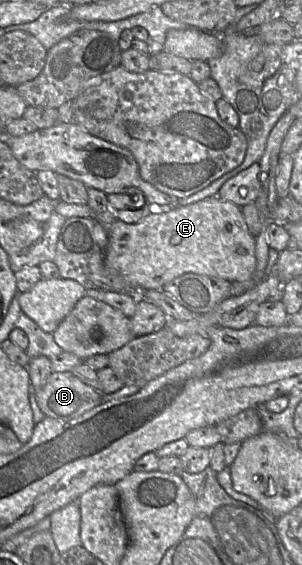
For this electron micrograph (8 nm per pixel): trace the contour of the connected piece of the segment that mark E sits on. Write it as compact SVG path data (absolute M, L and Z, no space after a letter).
M218 195L168 211L152 211L141 221L131 224L115 220L108 228L105 250L106 264L117 270L127 281L139 289L159 289L169 281L186 273L207 275L234 281L247 281L256 275L256 237L251 234L241 207L222 200Z

